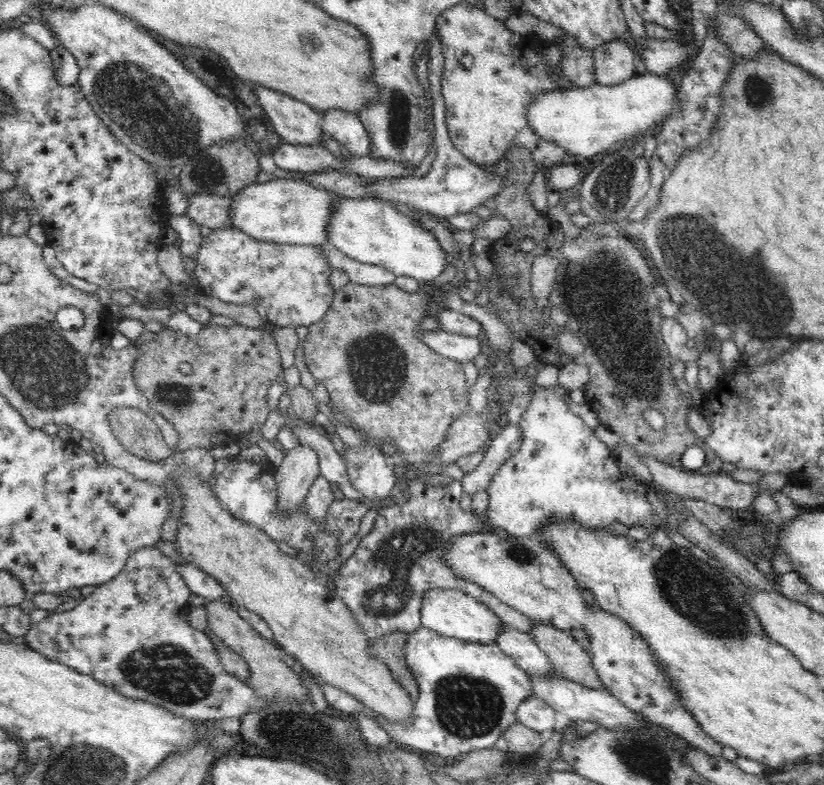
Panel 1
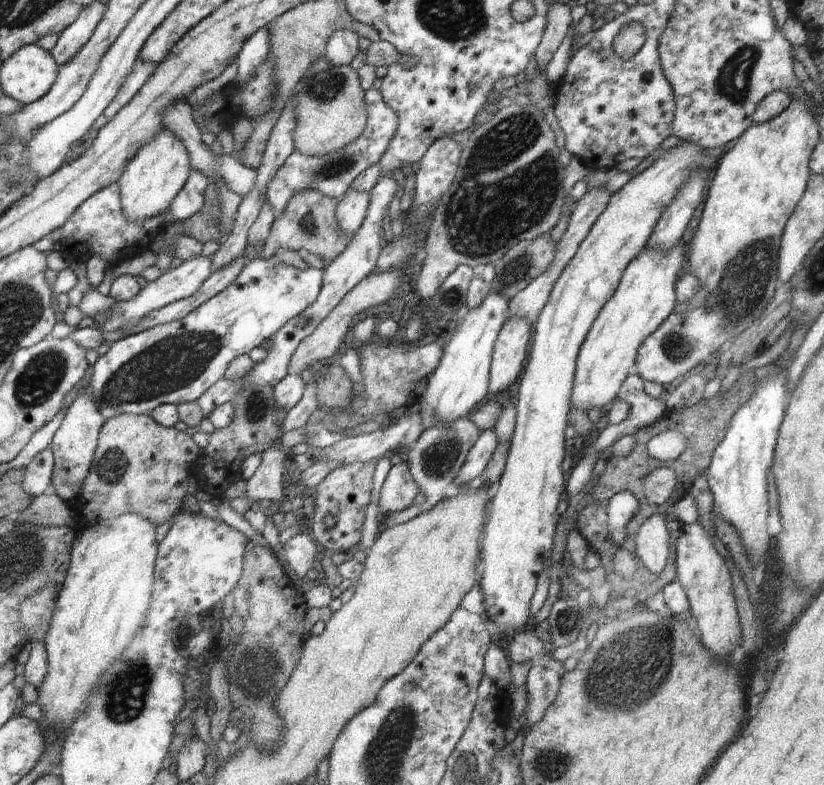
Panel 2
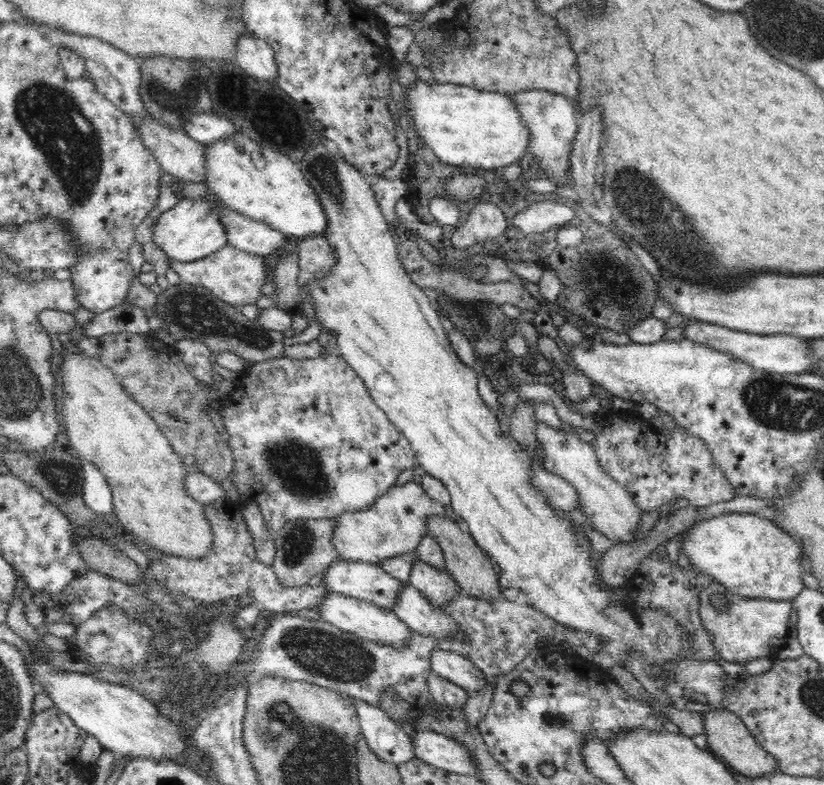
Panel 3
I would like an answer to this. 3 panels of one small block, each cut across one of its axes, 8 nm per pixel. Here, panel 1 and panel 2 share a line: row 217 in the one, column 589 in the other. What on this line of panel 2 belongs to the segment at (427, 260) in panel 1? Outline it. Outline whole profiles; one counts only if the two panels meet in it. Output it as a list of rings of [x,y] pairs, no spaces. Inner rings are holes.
[[[678,243],[672,250],[646,250],[642,251],[634,260],[626,266],[624,274],[616,287],[610,300],[602,307],[596,320],[593,322],[582,346],[578,352],[574,384],[570,396],[570,410],[578,408],[582,412],[587,412],[591,408],[597,407],[605,410],[608,405],[616,398],[620,385],[626,377],[632,374],[635,369],[638,348],[640,344],[654,332],[661,324],[673,314],[676,306],[676,293],[674,286],[679,279],[682,269],[686,269],[687,257],[684,254],[684,248]]]

